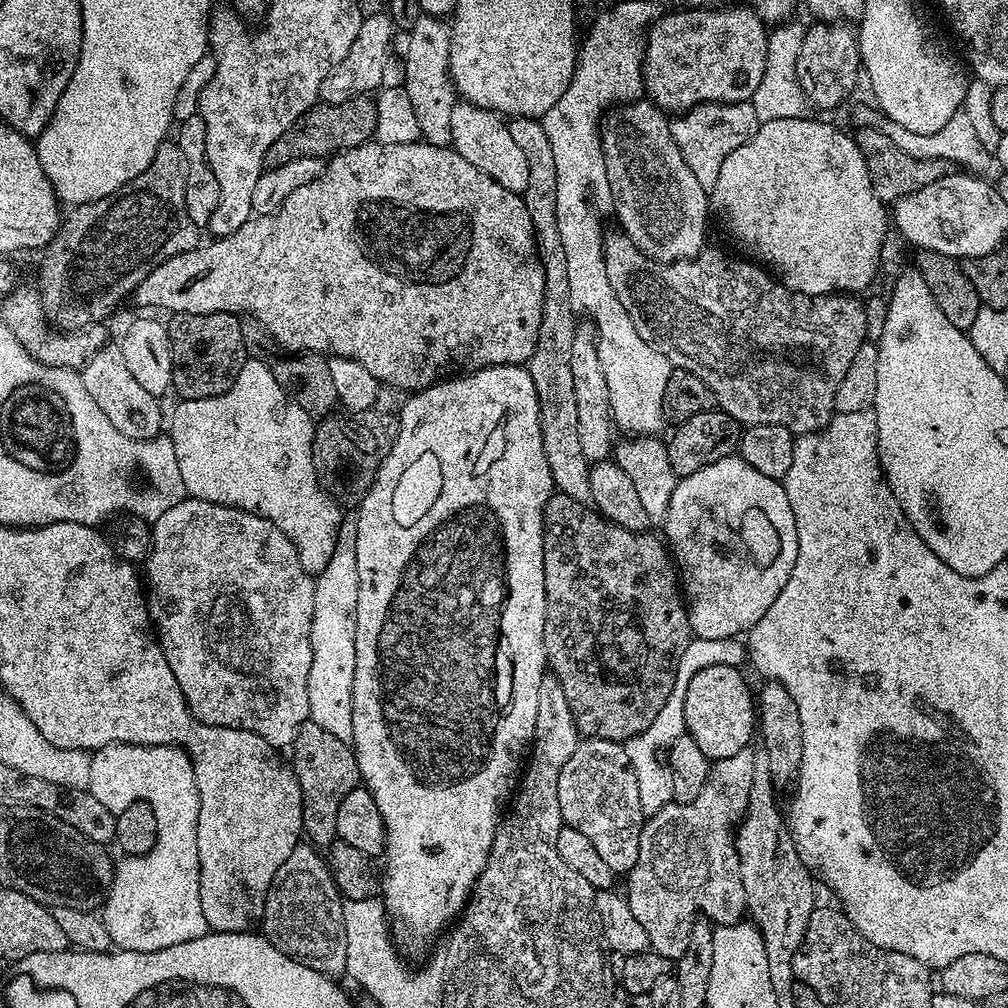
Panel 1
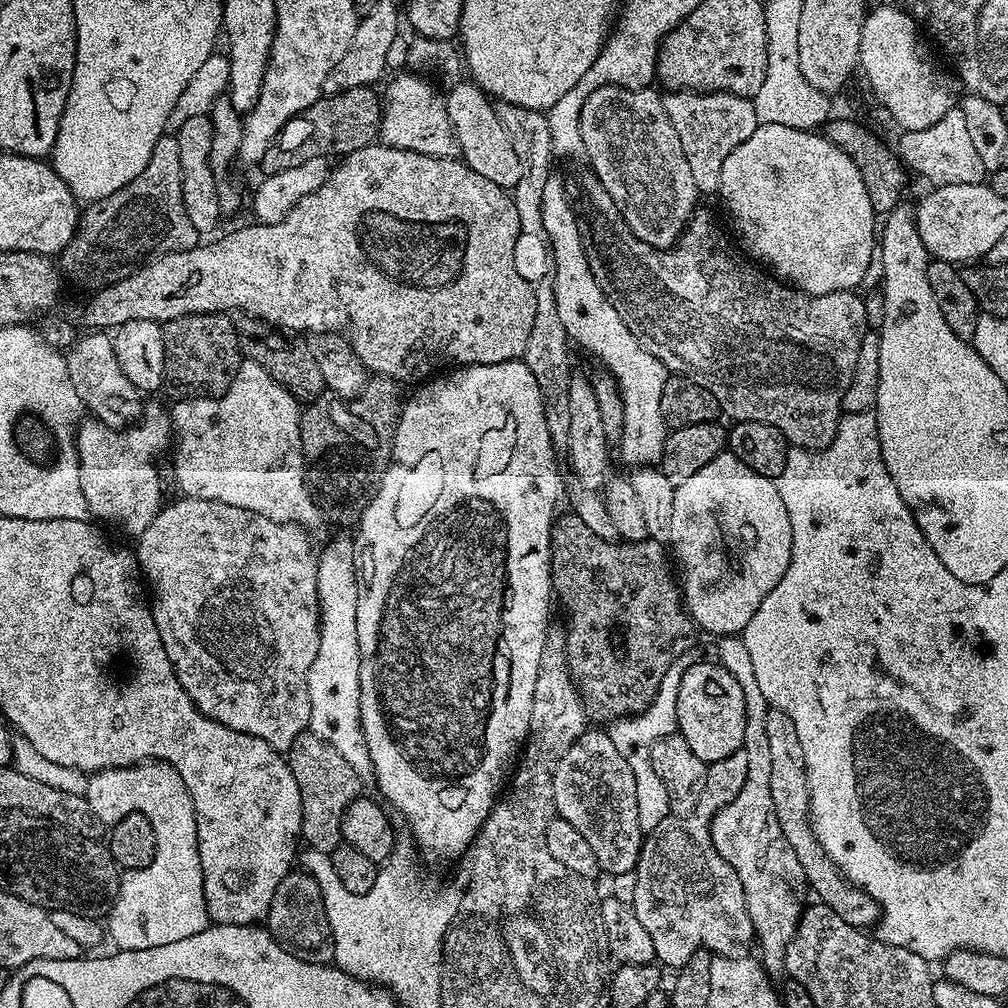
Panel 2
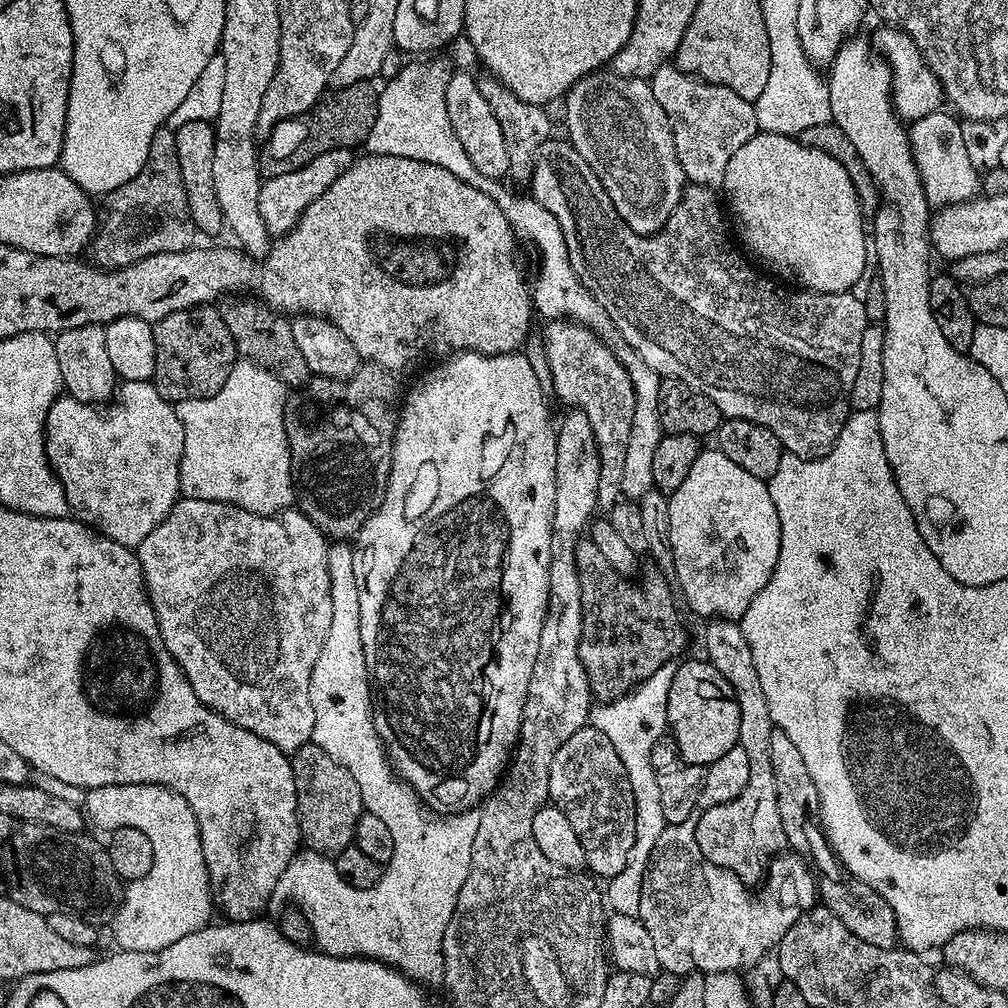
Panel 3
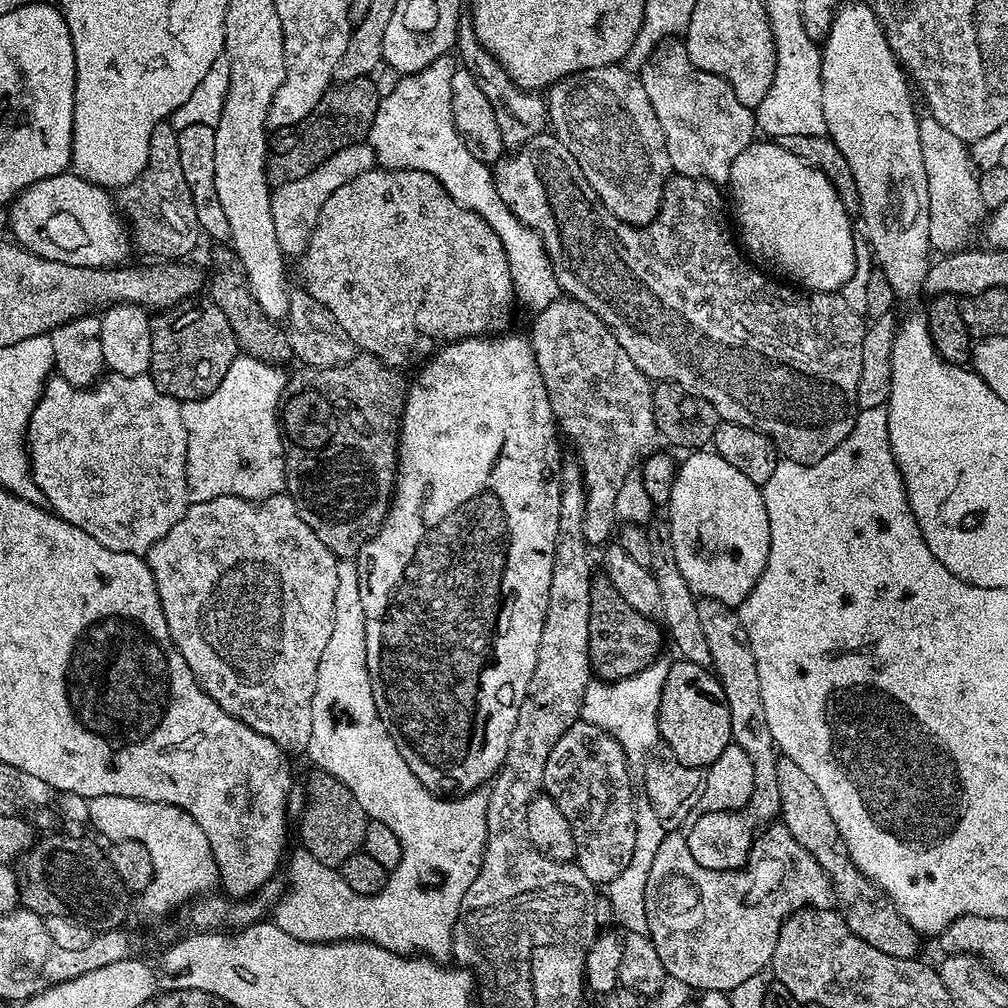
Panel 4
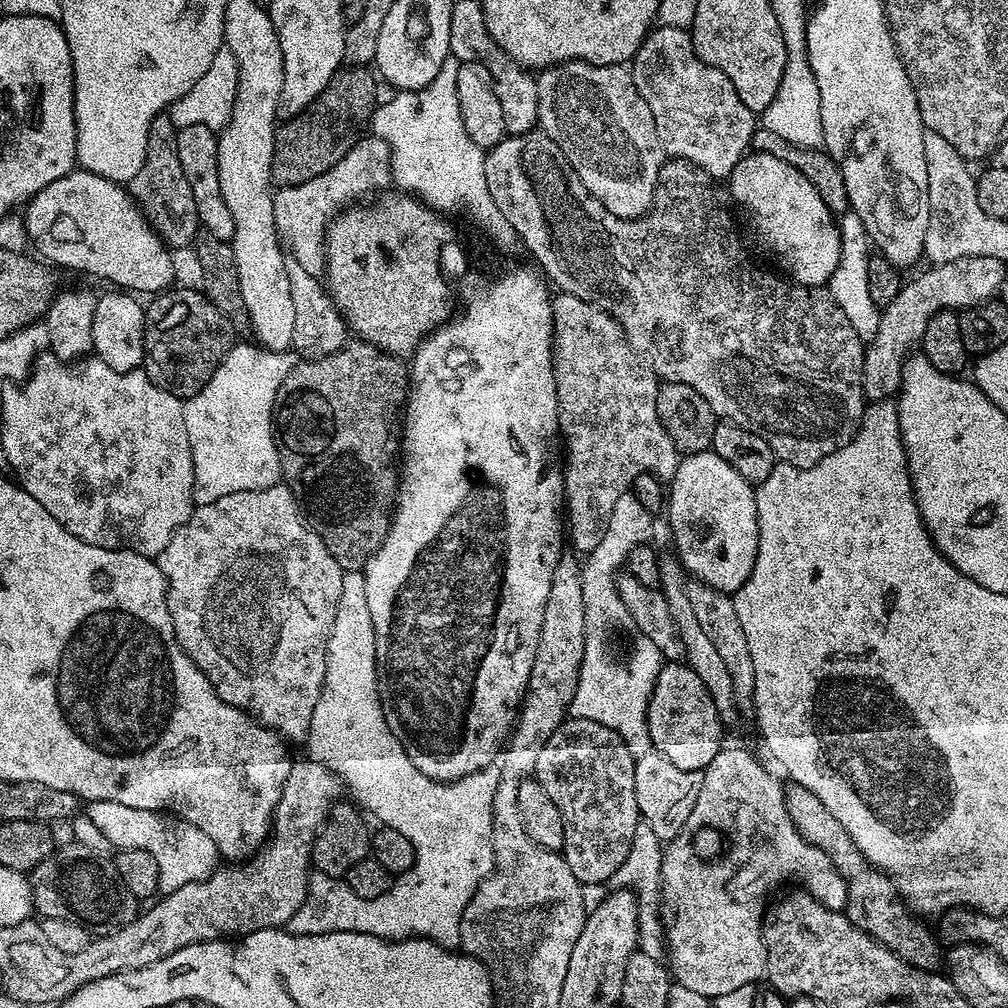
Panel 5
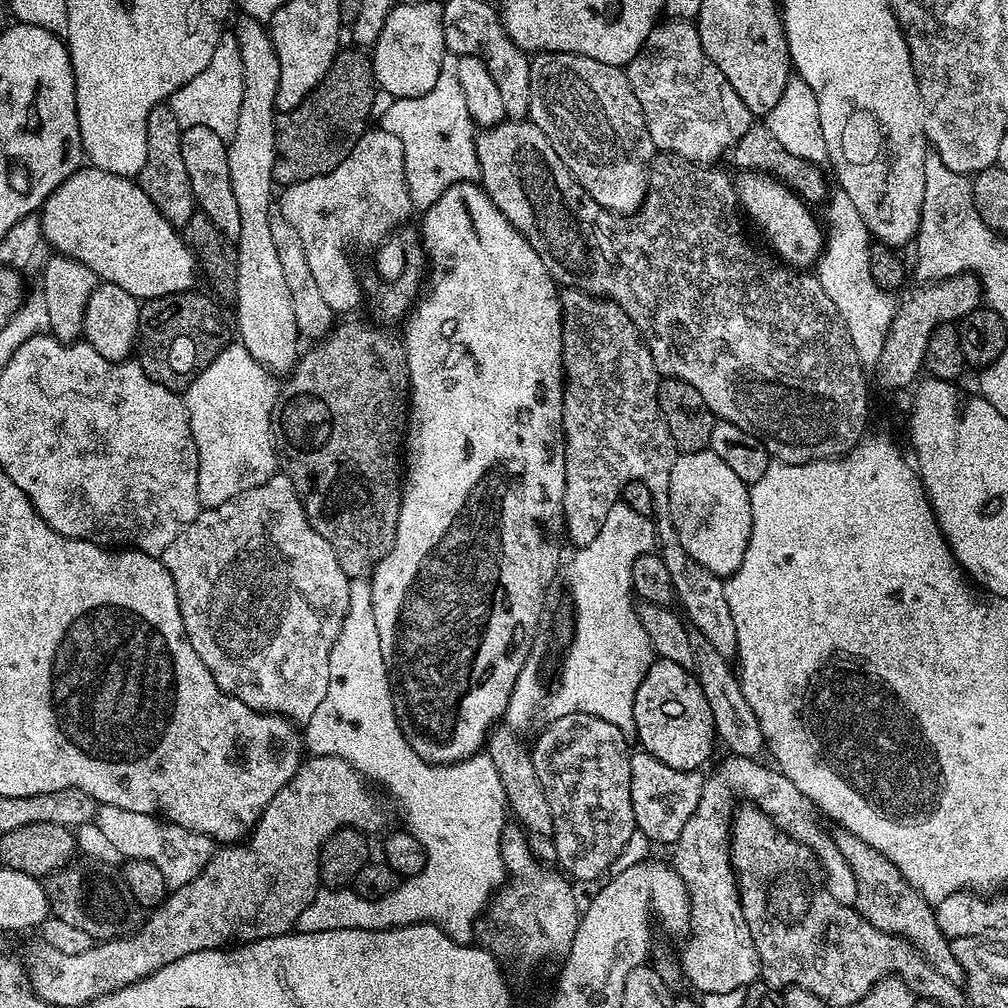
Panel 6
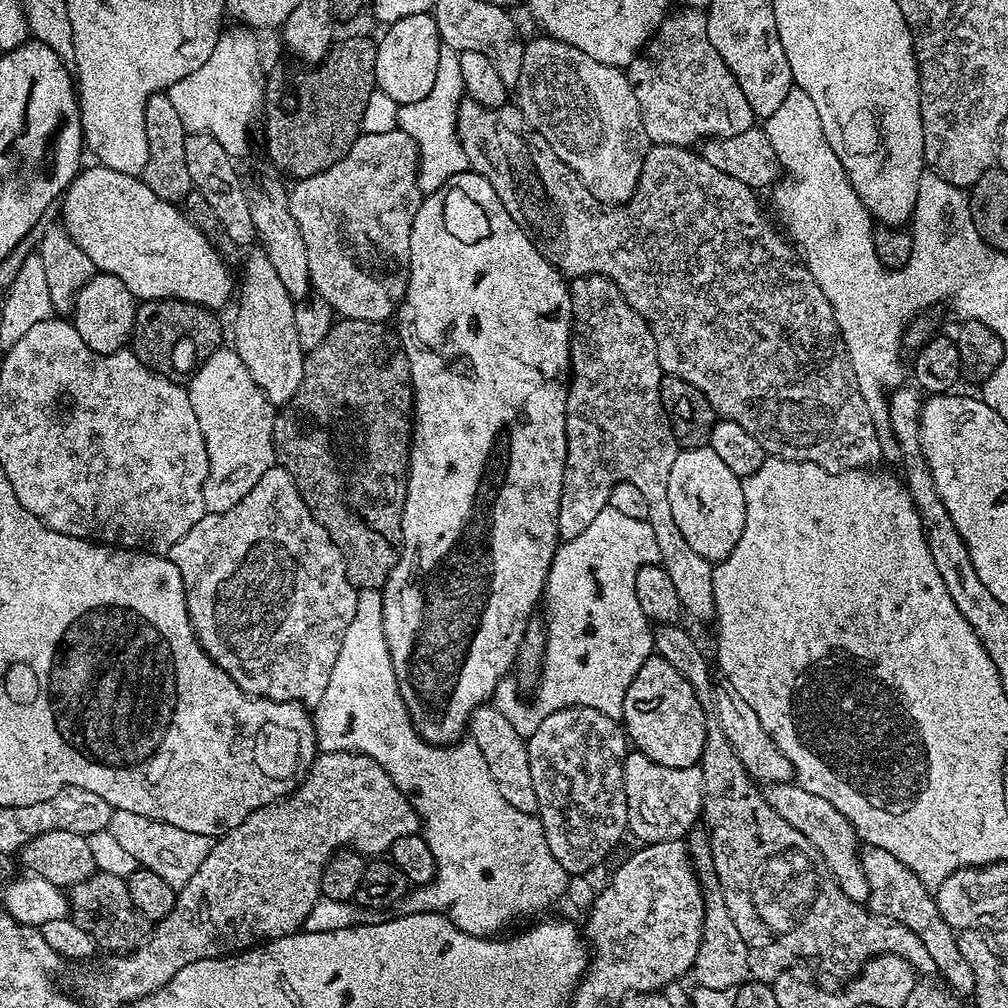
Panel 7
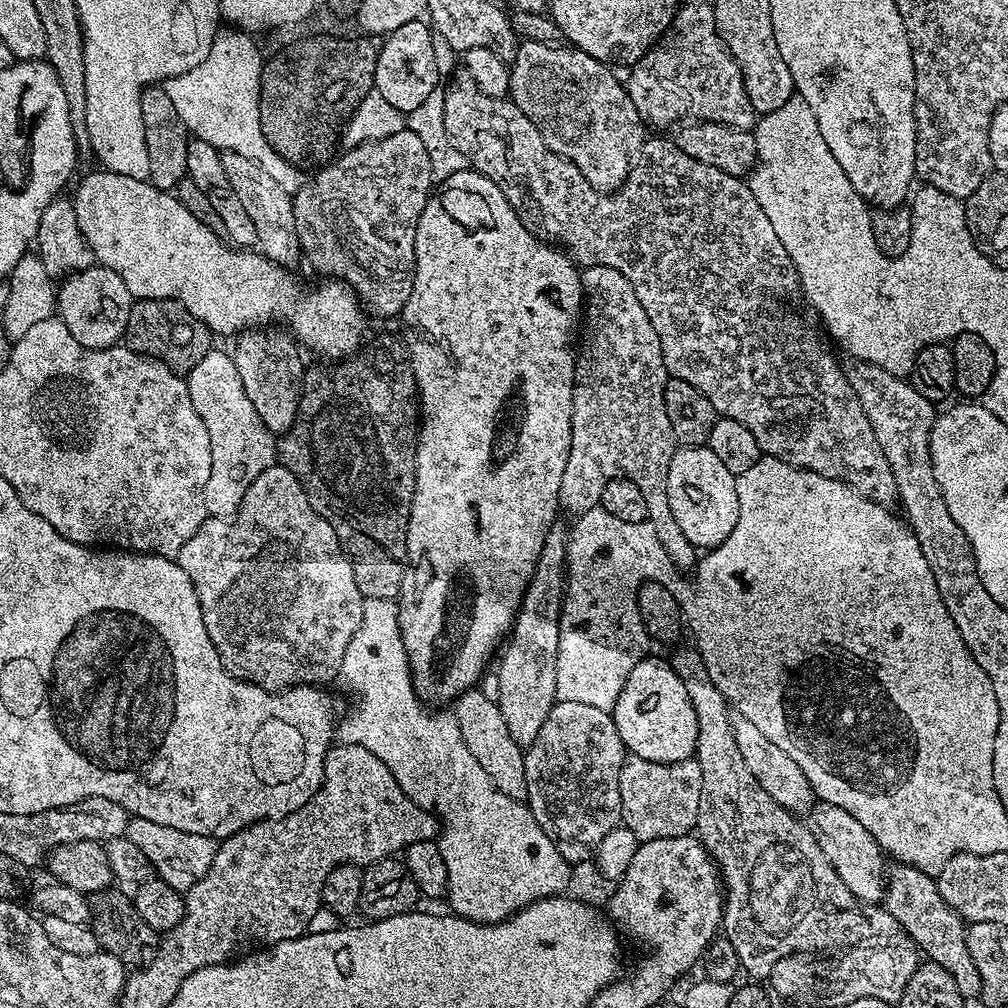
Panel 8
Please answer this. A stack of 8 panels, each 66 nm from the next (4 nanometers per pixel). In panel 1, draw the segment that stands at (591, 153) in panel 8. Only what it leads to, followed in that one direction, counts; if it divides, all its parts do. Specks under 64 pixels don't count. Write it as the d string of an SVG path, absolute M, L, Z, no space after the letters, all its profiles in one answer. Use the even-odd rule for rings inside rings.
M647 98L621 103L615 110L607 113L602 124L602 139L606 182L612 195L610 208L616 211L616 216L620 219L619 227L630 238L630 242L634 242L634 246L638 246L642 254L662 264L673 264L675 260L690 260L704 251L704 239L708 236L710 196L698 182L698 178L690 174L690 166L686 166L686 158L682 158L678 142L674 142L672 126L665 112Z

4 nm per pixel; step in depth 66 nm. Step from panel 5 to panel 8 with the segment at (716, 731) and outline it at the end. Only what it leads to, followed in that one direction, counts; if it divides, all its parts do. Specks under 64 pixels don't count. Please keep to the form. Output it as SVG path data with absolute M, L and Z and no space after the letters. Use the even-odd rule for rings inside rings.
M648 654L638 662L634 670L630 670L630 678L626 678L626 686L622 686L622 694L618 694L618 702L613 706L611 714L614 726L618 726L618 738L622 738L625 749L631 755L663 764L690 760L696 755L698 714L694 714L694 706L686 695L686 686L682 686L682 678L674 674L667 659L659 660L654 654Z

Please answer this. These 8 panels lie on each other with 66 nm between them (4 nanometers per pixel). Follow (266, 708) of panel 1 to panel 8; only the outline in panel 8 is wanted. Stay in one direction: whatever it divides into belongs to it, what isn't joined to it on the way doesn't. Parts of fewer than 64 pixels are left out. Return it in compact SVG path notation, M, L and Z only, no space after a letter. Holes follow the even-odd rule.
M279 462L271 464L266 470L262 470L262 474L258 474L258 478L254 478L254 482L250 482L250 490L246 490L246 498L242 498L242 506L238 506L235 516L205 520L204 525L198 530L198 534L194 534L194 538L190 538L190 542L186 542L186 546L182 546L178 562L182 566L182 570L186 570L186 574L190 574L190 582L194 582L194 590L198 594L198 602L202 606L202 622L206 622L206 634L210 634L210 642L214 642L214 650L218 650L218 658L222 658L222 666L226 666L226 670L234 678L244 680L259 688L265 688L267 692L282 692L286 688L296 688L299 684L328 686L332 679L335 681L339 677L342 670L342 658L346 658L346 646L350 646L350 638L354 638L354 630L358 630L358 625L362 622L362 606L366 598L358 590L358 582L354 582L352 562L344 552L338 534L334 534L334 526L330 526L330 522L326 522L326 518L322 518L322 514L318 514L318 510L314 510L314 506L310 506L310 498L306 498L306 490L302 490L302 482L298 482L298 478L294 478L294 474L290 474L290 470L286 470L283 464Z

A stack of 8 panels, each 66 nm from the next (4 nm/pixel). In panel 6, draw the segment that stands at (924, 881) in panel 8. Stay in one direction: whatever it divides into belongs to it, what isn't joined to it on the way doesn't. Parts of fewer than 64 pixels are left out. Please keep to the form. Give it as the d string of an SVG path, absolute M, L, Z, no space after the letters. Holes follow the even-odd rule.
M833 827L831 834L842 853L842 858L846 858L847 865L853 871L854 881L857 883L855 909L860 916L866 918L870 926L878 930L886 930L886 934L900 936L906 942L913 944L924 955L926 962L930 962L930 966L938 970L938 974L945 976L949 982L963 985L964 971L962 966L958 966L958 958L954 958L946 934L938 930L935 907L928 903L921 892L914 890L910 882L906 882L902 870L898 870L898 866L894 866L894 862L886 858L886 854L878 854L874 846L866 846L862 838L850 834L842 827Z

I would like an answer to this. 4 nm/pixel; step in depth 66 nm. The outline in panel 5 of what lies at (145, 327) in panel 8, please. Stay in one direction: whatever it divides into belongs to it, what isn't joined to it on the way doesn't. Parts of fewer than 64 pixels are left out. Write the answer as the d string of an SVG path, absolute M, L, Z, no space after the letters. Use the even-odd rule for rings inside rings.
M192 288L165 290L151 297L144 314L144 362L142 370L162 390L187 398L214 374L233 346L234 325L209 302L203 291Z

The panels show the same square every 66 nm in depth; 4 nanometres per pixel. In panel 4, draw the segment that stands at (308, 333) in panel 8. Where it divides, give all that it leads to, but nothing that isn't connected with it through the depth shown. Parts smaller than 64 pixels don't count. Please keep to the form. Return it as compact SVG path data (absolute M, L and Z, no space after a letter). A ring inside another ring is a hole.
M69 170L54 178L42 178L24 189L12 200L8 212L8 224L12 227L11 239L21 248L50 258L54 262L66 262L66 266L87 268L115 268L123 265L130 249L130 233L118 211L117 201L107 188L99 188L89 180Z

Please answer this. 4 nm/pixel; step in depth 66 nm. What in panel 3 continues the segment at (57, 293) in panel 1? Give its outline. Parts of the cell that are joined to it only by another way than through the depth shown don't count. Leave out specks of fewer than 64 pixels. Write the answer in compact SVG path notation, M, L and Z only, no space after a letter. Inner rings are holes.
M165 126L150 138L148 161L118 190L107 193L98 216L98 235L90 245L91 263L97 268L125 268L136 260L150 258L159 252L181 252L197 243L198 233L190 218L190 206L186 202L186 190L182 186L182 166L178 166L178 142L173 129Z

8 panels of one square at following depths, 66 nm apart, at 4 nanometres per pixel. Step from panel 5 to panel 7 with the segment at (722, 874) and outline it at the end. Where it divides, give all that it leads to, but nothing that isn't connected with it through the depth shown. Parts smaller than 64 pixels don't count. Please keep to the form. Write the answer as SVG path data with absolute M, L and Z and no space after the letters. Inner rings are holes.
M795 782L769 784L766 792L770 806L774 806L774 810L778 810L778 814L782 814L782 818L786 818L794 830L802 830L802 834L810 837L815 848L824 855L824 861L832 869L832 875L842 892L851 901L864 904L869 898L869 883L866 882L866 874L862 874L856 831L846 814L842 814L842 810L834 810L827 796L814 794ZM697 826L688 833L686 843L688 854L692 857L692 866L696 870L704 893L704 929L694 965L695 983L717 990L739 986L750 976L748 947L746 942L742 942L742 934L738 934L738 926L734 926L734 918L730 914L730 910L726 910L724 895L718 887L716 871L712 867L712 841L709 833L703 827Z

